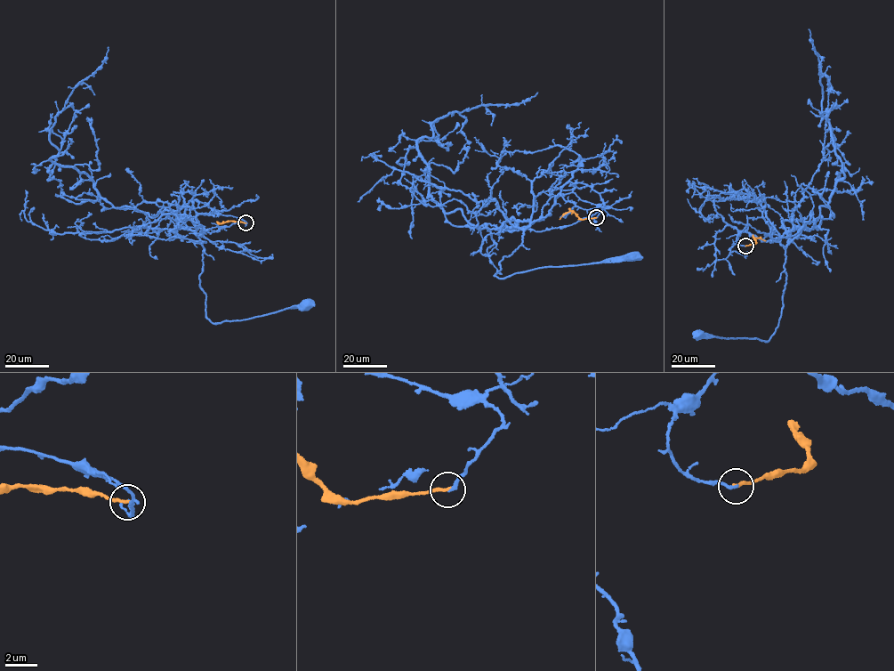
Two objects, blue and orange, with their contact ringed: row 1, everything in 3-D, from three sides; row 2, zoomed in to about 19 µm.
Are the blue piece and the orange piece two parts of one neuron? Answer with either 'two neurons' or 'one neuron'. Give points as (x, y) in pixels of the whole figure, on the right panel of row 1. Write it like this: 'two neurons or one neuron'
two neurons

